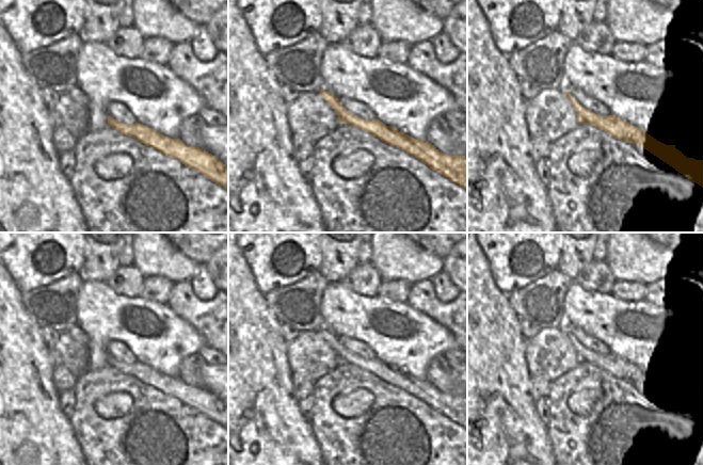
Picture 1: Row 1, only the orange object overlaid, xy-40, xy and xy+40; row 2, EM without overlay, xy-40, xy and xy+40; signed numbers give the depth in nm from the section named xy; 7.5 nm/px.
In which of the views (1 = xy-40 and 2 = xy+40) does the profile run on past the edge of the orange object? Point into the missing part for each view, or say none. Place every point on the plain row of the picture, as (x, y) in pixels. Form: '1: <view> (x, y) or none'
1: none
2: none

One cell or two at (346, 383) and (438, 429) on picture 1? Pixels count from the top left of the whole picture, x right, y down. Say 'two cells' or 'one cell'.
one cell

